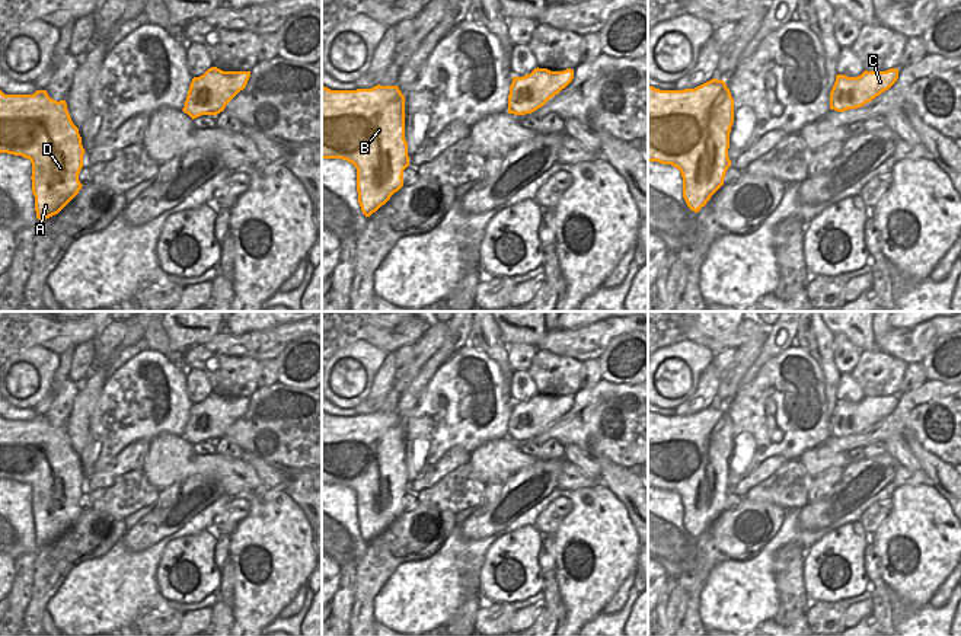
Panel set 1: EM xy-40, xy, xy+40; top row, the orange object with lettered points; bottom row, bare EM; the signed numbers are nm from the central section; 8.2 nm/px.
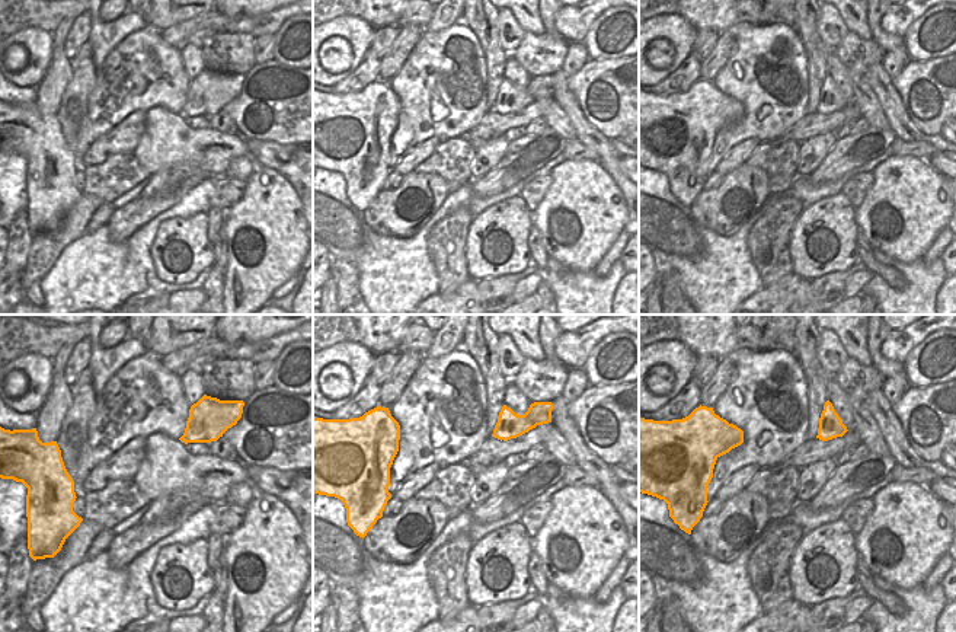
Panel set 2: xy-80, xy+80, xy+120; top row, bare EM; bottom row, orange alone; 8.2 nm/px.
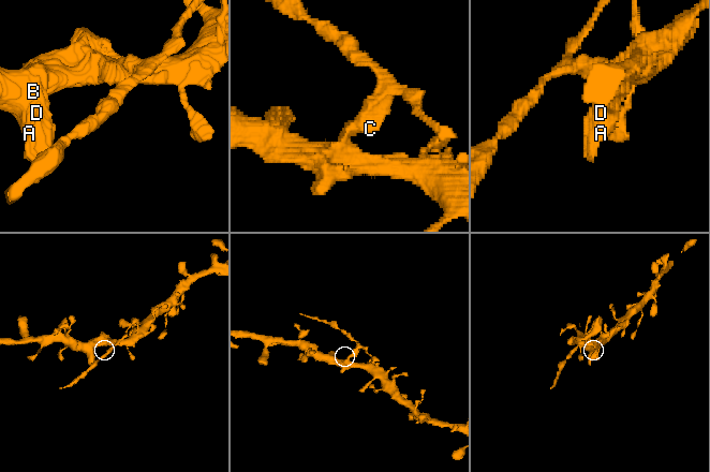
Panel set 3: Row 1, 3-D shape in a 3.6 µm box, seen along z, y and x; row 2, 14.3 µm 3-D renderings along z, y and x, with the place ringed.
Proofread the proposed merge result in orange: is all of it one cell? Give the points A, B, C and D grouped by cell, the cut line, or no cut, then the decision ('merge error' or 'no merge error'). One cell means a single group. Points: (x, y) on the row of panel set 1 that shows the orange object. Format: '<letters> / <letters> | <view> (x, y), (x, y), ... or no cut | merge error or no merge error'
A B D / C | xy+40 (842, 76), (849, 89), (837, 95), (837, 106), (835, 109) | merge error

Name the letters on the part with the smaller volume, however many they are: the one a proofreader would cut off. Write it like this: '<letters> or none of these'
C

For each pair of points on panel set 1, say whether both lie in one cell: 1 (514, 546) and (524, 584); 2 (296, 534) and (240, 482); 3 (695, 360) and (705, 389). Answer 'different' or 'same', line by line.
1: same
2: different
3: different

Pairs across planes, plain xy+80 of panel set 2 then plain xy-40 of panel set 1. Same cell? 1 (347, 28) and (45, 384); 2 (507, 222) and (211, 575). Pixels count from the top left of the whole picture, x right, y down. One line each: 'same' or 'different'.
1: same
2: same

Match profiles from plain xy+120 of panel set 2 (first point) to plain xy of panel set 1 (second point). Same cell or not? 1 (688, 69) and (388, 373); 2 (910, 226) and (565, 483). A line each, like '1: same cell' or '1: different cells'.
1: same cell
2: different cells

